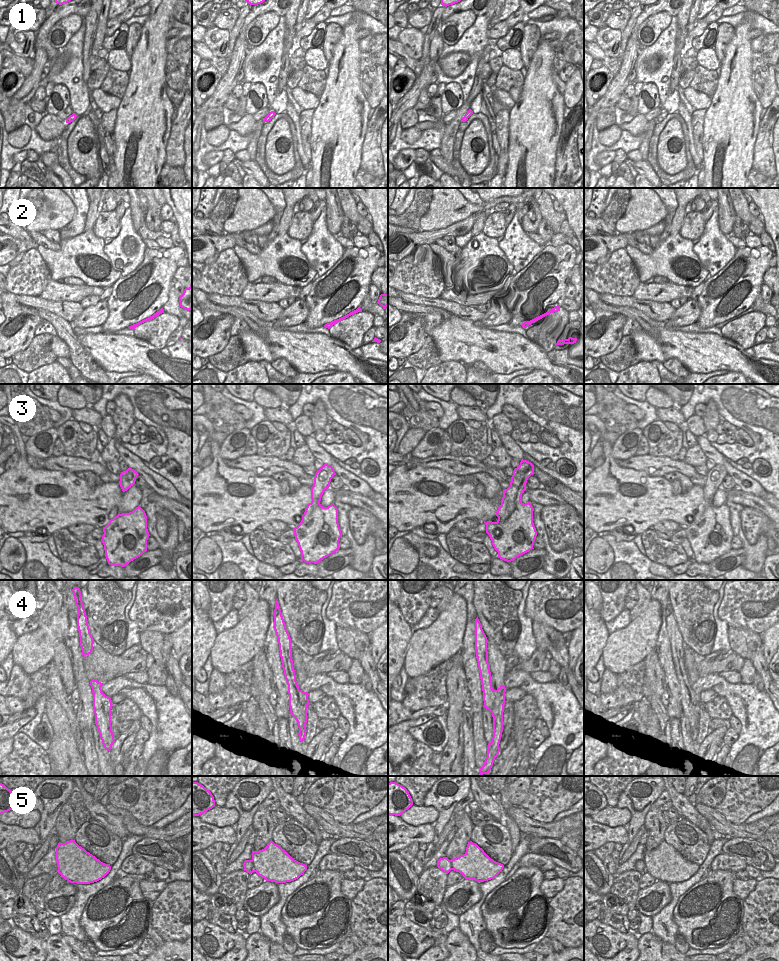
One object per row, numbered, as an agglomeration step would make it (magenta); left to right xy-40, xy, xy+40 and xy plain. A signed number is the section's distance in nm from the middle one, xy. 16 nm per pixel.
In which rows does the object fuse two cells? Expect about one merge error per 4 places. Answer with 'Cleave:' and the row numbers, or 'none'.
Cleave: 4

